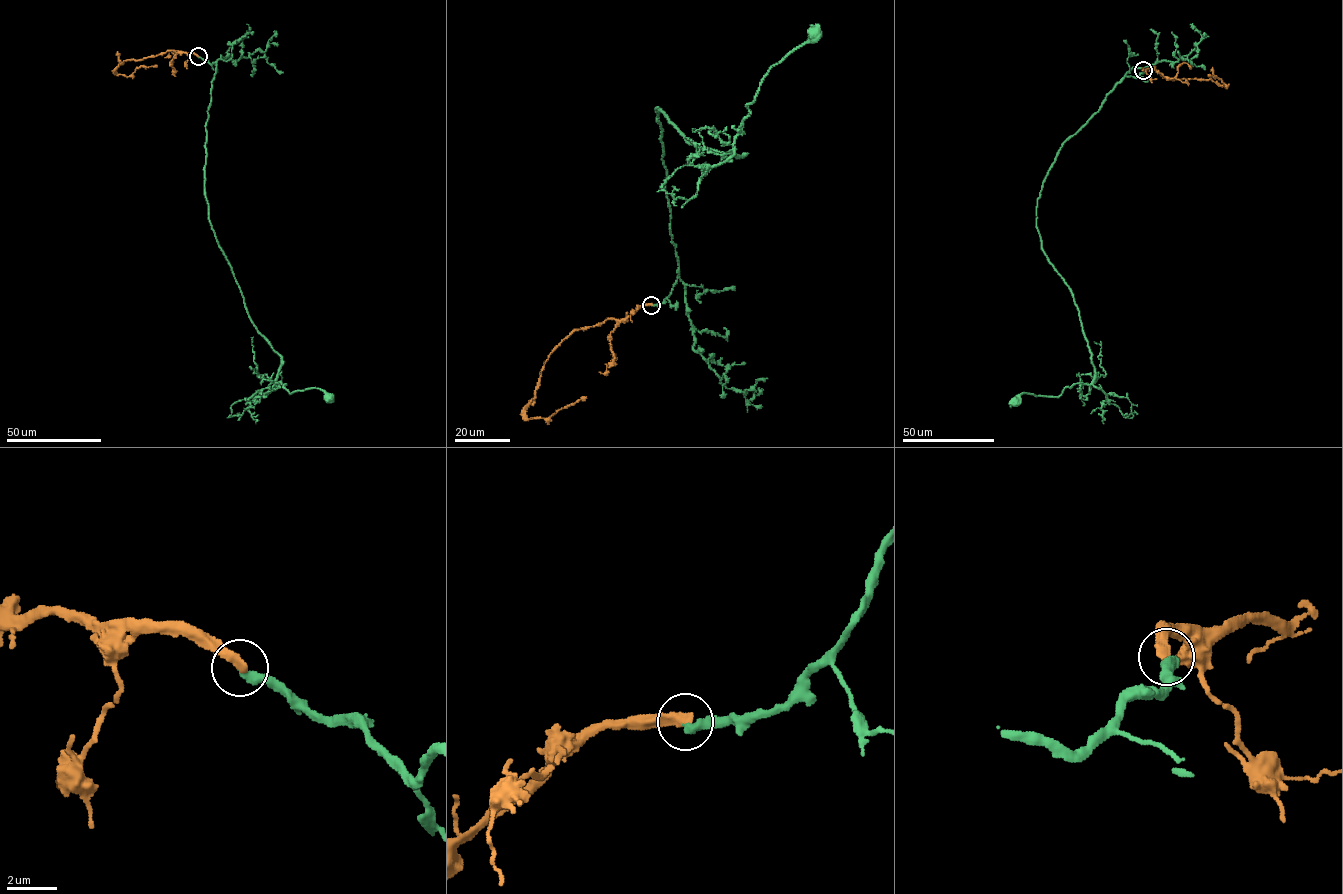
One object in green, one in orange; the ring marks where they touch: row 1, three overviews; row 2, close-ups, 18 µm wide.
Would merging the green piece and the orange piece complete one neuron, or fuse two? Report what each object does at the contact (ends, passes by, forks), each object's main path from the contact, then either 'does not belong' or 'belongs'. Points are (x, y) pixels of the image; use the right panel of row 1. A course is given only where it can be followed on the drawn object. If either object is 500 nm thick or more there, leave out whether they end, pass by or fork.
green ends there; orange ends there; green runs (1143, 70), (1124, 77), (1063, 143), (1037, 200), (1041, 249), (1078, 309), (1093, 381), (1015, 401); orange runs (1143, 70), (1153, 67), (1162, 77), (1173, 80), (1211, 79), (1225, 87), (1220, 79), (1208, 75); does not belong

